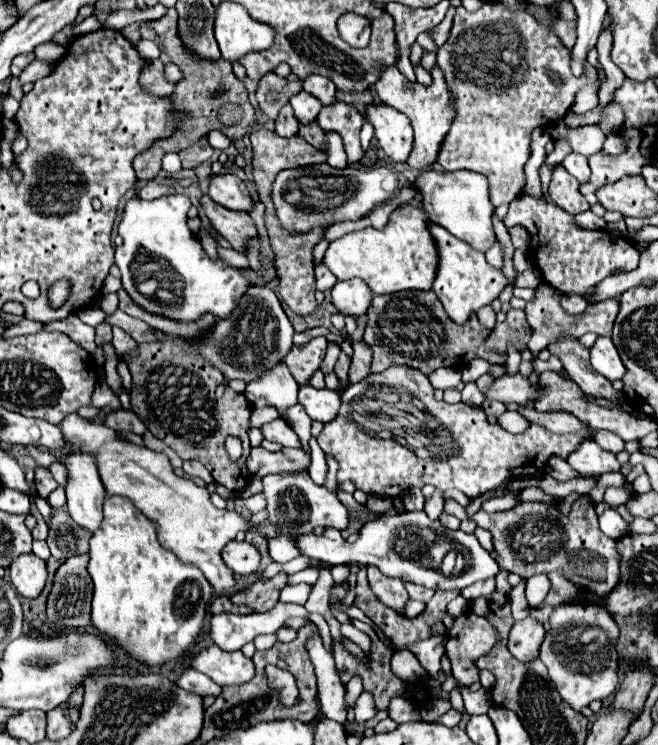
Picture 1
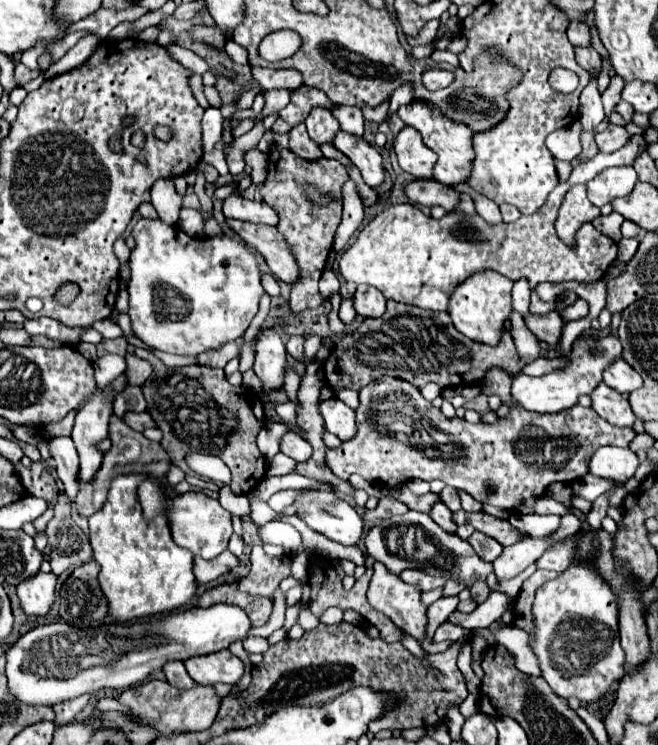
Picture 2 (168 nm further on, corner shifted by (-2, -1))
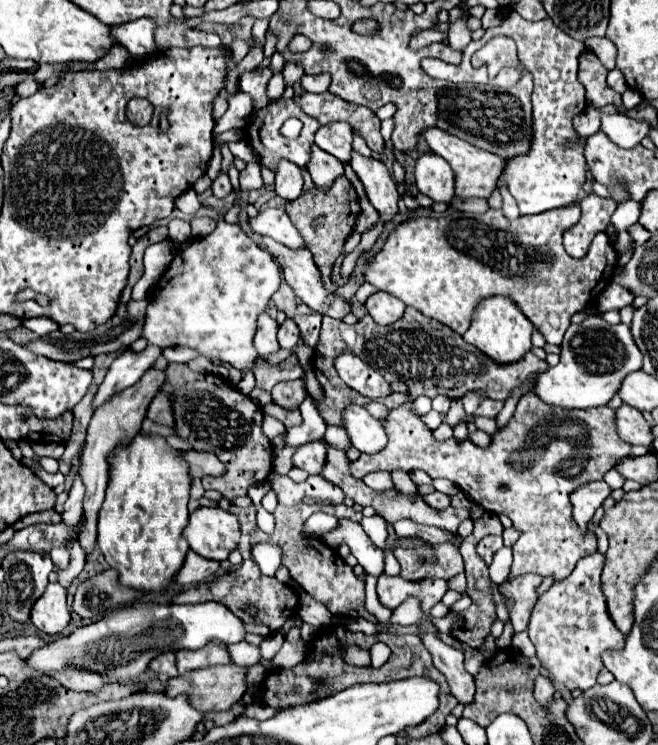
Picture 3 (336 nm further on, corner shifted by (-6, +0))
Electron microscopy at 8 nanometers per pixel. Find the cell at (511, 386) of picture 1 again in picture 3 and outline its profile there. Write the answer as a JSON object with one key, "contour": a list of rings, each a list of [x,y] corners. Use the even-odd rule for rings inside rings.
{"contour":[[[589,316],[581,324],[571,324],[561,342],[561,360],[541,374],[533,392],[549,406],[559,408],[593,408],[605,406],[621,386],[621,380],[641,368],[641,352],[625,324],[607,324],[599,316]]]}

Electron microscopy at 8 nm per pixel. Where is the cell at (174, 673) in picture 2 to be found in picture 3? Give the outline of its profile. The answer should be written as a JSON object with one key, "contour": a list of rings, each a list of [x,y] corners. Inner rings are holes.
{"contour":[[[173,652],[157,656],[157,658],[149,664],[149,670],[153,670],[155,674],[165,674],[167,678],[179,676],[179,672],[177,672],[177,660],[175,660]]]}

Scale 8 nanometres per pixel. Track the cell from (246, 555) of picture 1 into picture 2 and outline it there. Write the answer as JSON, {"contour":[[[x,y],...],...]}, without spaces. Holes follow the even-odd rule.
{"contour":[[[225,551],[225,553],[221,553],[219,557],[215,557],[211,561],[195,557],[195,561],[193,561],[193,575],[195,575],[195,581],[199,585],[205,585],[209,581],[215,581],[223,573],[229,573],[235,565],[239,565],[239,559],[231,551]]]}

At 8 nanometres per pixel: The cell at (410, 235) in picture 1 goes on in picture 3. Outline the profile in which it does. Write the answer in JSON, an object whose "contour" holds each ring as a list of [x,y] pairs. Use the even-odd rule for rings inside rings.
{"contour":[[[577,204],[553,208],[533,216],[519,216],[513,222],[509,222],[501,210],[463,216],[453,214],[447,218],[423,218],[411,214],[405,222],[389,232],[383,248],[365,262],[363,276],[365,282],[373,284],[377,290],[397,296],[407,306],[413,306],[421,314],[439,320],[459,334],[469,328],[471,312],[479,300],[493,294],[505,294],[519,304],[523,314],[541,330],[549,344],[561,344],[565,328],[569,328],[569,318],[597,300],[601,290],[611,282],[619,260],[617,250],[605,232],[599,232],[593,238],[587,256],[571,258],[565,252],[561,234],[573,226],[579,216],[581,212]]]}

